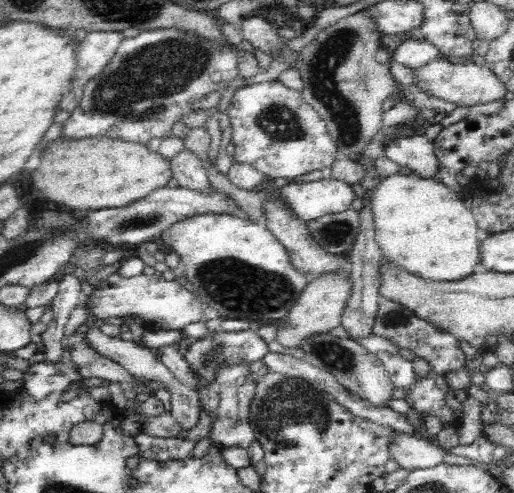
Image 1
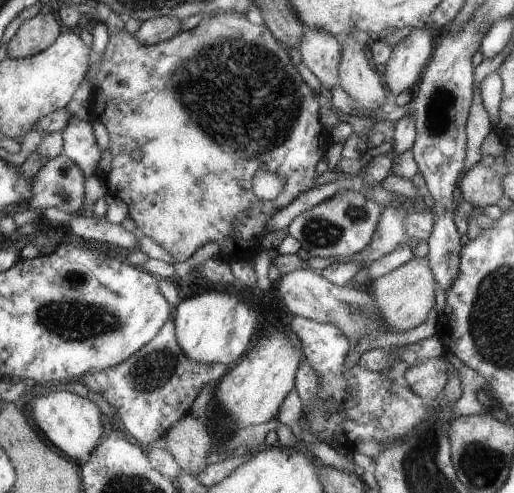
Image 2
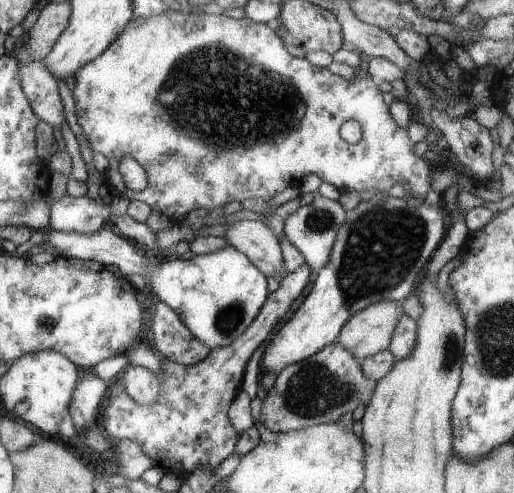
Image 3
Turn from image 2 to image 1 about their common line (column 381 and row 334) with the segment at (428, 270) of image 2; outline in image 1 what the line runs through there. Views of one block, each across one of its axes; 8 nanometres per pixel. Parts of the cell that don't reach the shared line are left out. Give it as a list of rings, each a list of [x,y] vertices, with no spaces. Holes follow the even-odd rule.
[[[342,268],[310,278],[310,284],[300,294],[296,306],[288,312],[288,324],[284,328],[282,326],[278,328],[276,342],[292,350],[292,348],[300,348],[302,338],[306,336],[330,334],[334,328],[342,326],[342,316],[344,316],[350,296],[352,296],[352,274]]]

